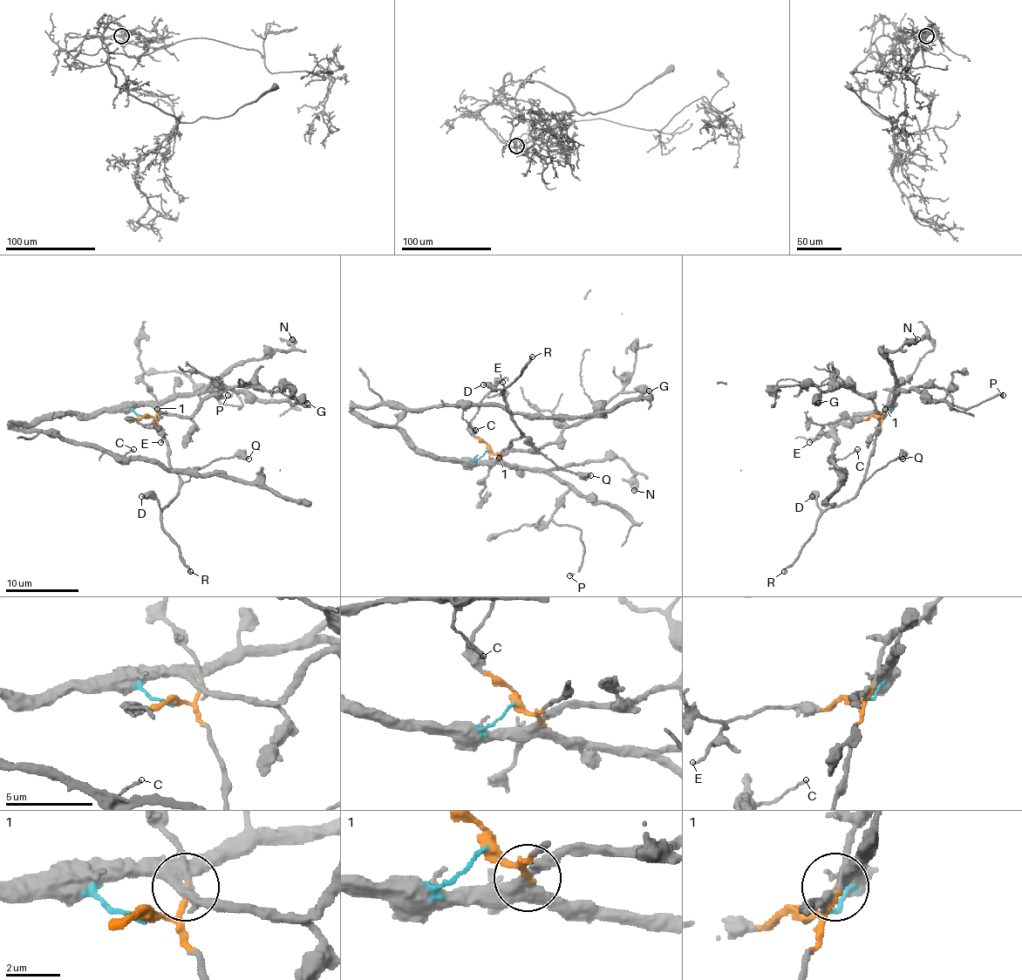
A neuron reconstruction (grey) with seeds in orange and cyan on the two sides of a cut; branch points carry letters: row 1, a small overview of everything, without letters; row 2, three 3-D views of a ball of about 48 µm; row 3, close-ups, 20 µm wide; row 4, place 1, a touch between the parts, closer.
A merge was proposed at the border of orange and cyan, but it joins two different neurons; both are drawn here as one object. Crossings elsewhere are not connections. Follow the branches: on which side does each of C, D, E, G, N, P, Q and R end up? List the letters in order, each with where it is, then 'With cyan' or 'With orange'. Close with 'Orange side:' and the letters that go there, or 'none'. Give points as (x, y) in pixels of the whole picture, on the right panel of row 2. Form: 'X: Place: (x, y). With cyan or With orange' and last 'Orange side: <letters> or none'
C: Place: (857, 449). With cyan
D: Place: (812, 496). With orange
E: Place: (809, 442). With orange
G: Place: (818, 403). With cyan
N: Place: (917, 339). With cyan
P: Place: (1003, 395). With cyan
Q: Place: (902, 459). With orange
R: Place: (784, 571). With orange
Orange side: D, E, Q, R

